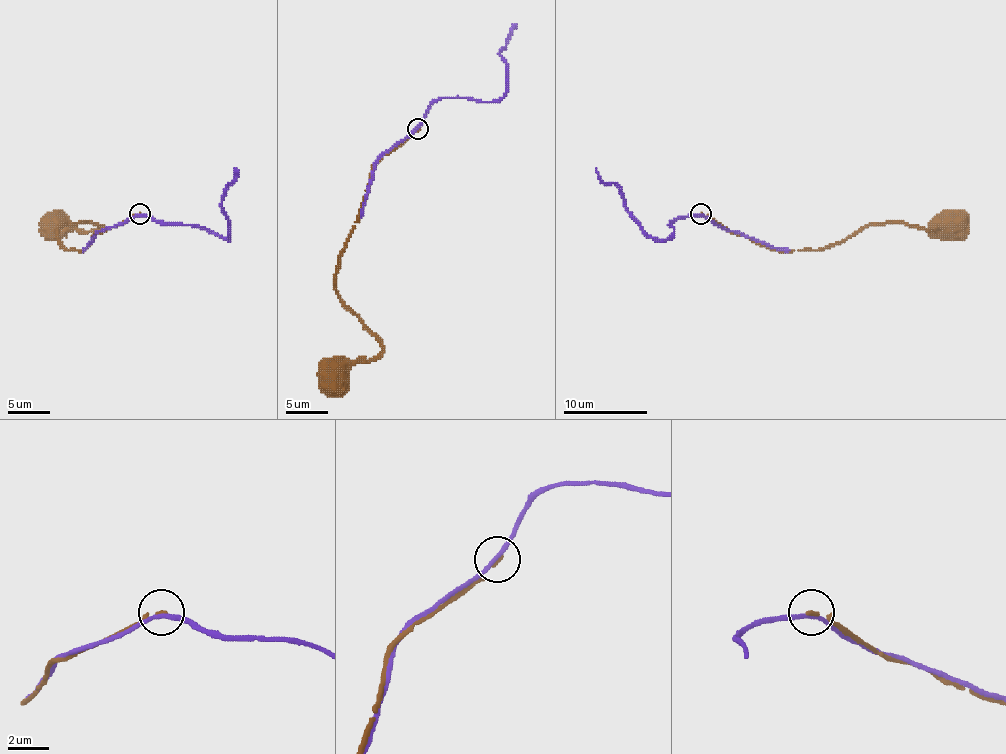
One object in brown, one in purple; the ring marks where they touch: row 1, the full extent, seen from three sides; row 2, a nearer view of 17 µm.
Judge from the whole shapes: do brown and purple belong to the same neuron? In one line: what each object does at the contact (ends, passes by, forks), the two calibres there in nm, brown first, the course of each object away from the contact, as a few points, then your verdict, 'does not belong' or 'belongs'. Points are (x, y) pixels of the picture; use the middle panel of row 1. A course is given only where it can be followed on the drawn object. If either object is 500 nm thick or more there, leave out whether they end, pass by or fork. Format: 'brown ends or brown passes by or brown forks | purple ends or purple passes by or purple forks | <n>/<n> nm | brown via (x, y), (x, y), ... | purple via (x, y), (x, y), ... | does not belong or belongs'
brown ends | purple passes by | 180/190 nm | brown via (418, 129), (373, 167), (336, 274), (336, 291), (382, 350), (333, 375) | purple via (418, 129), (430, 106), (443, 98), (495, 102), (504, 95), (508, 81), (500, 53), (514, 24) | does not belong

